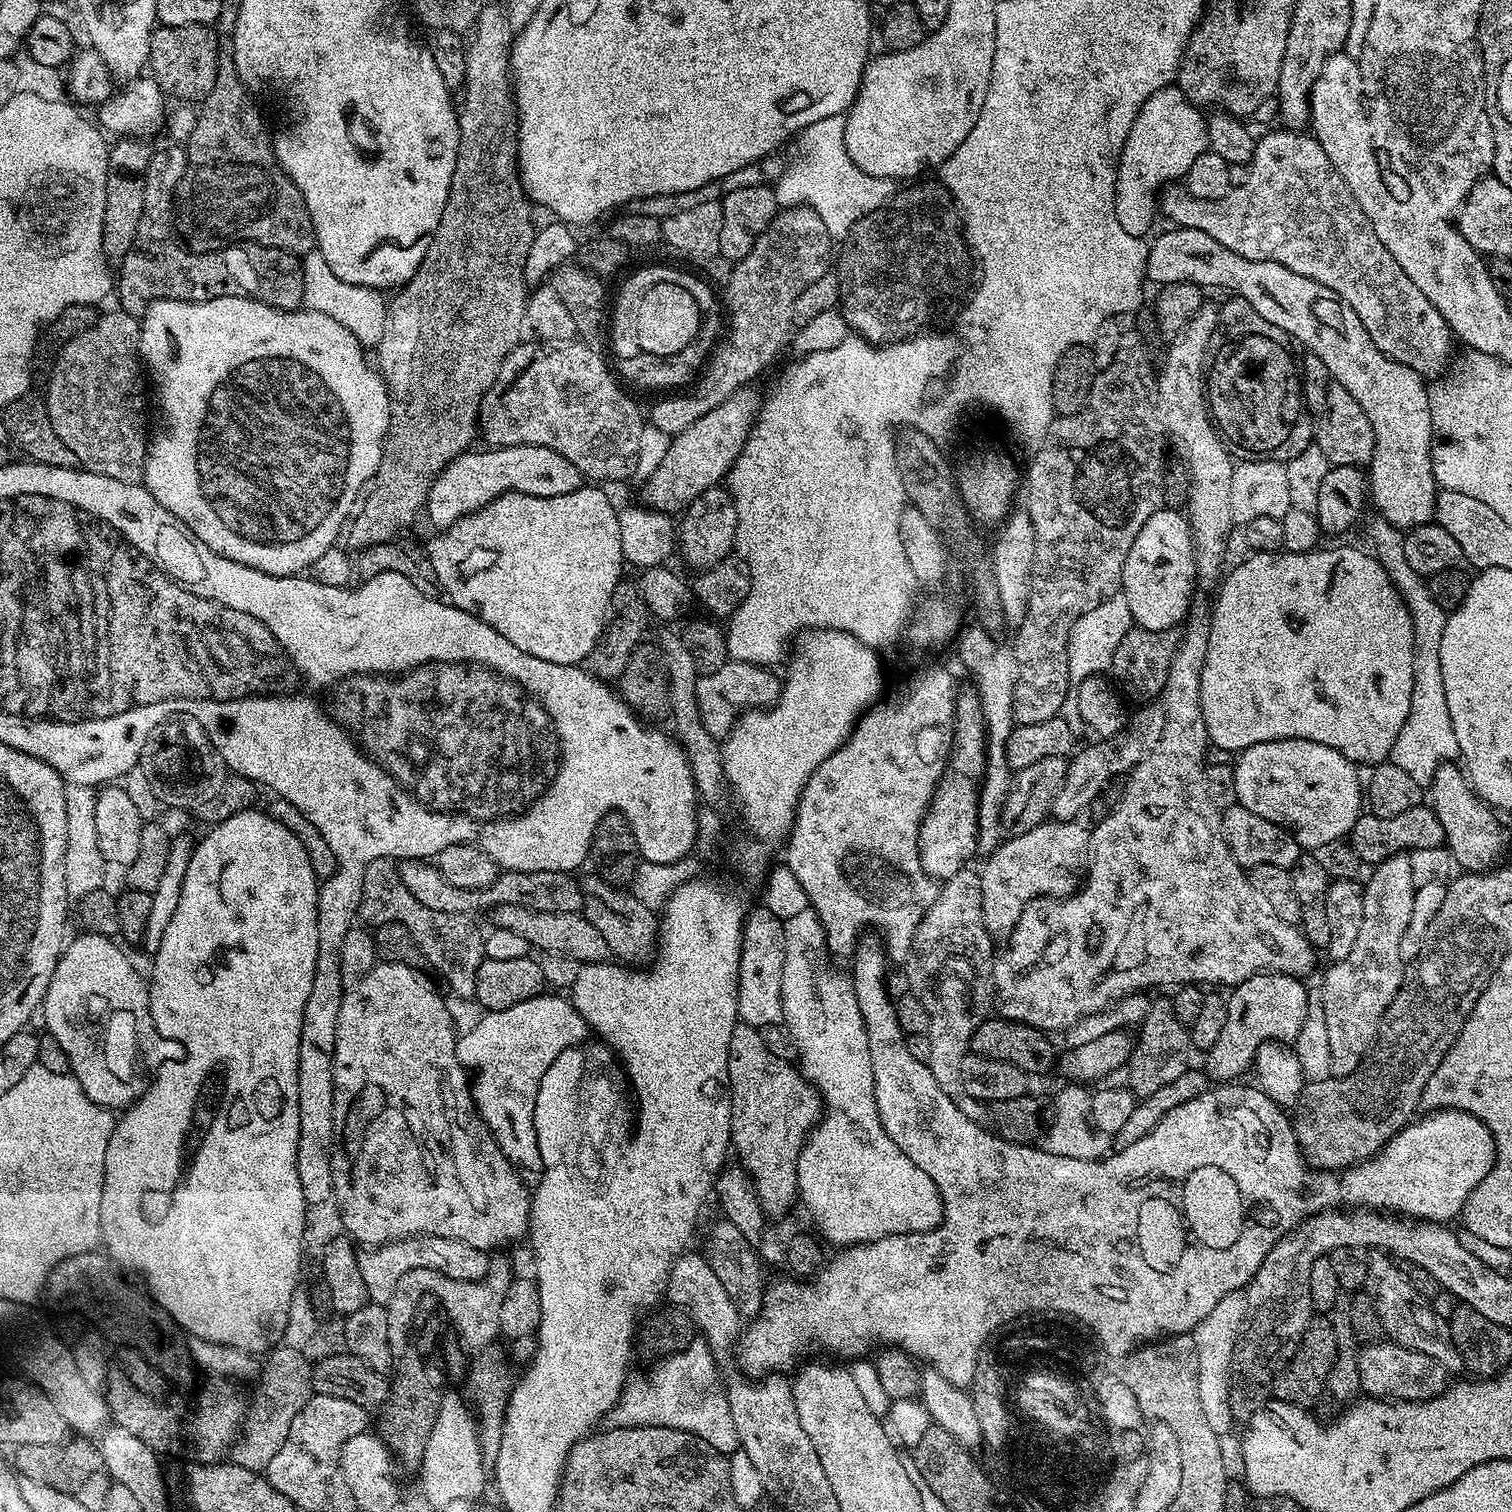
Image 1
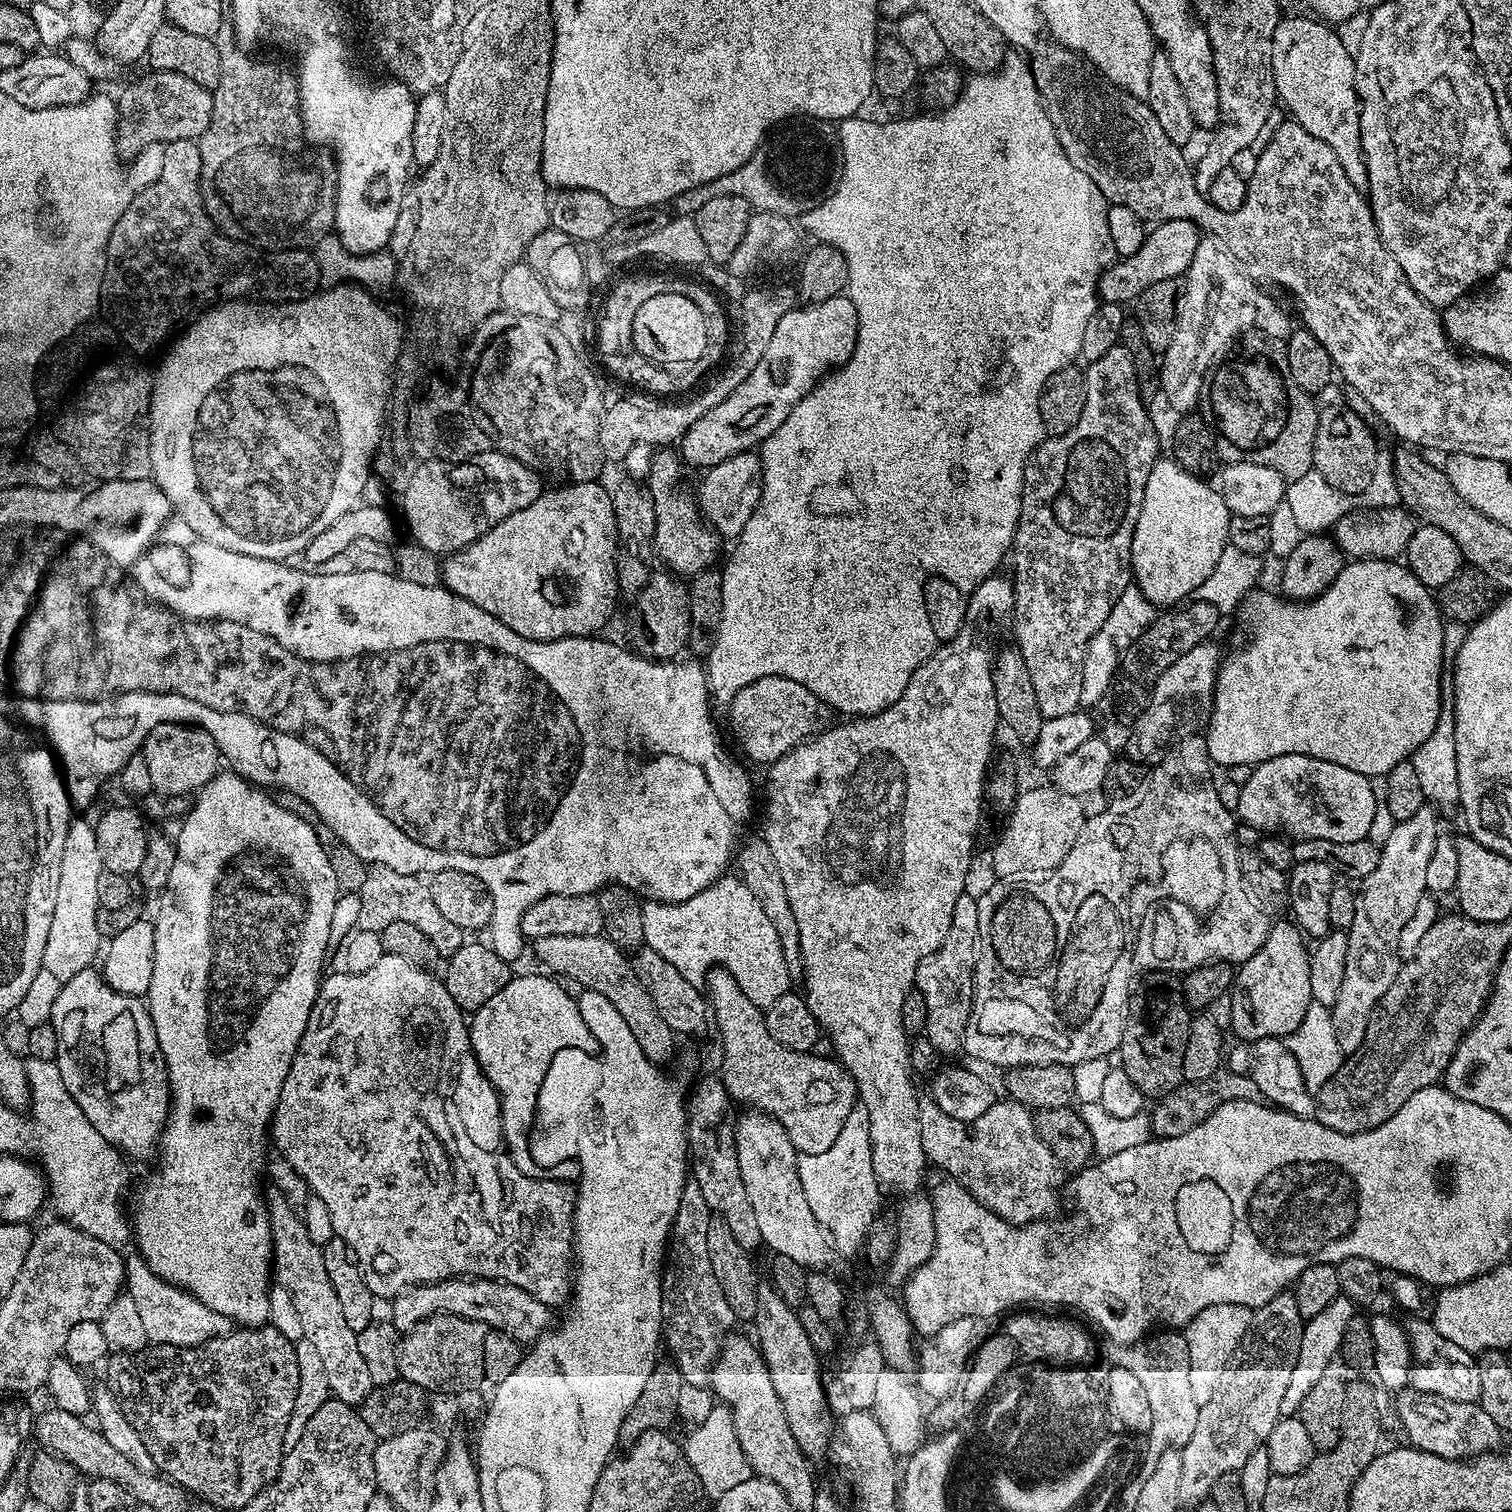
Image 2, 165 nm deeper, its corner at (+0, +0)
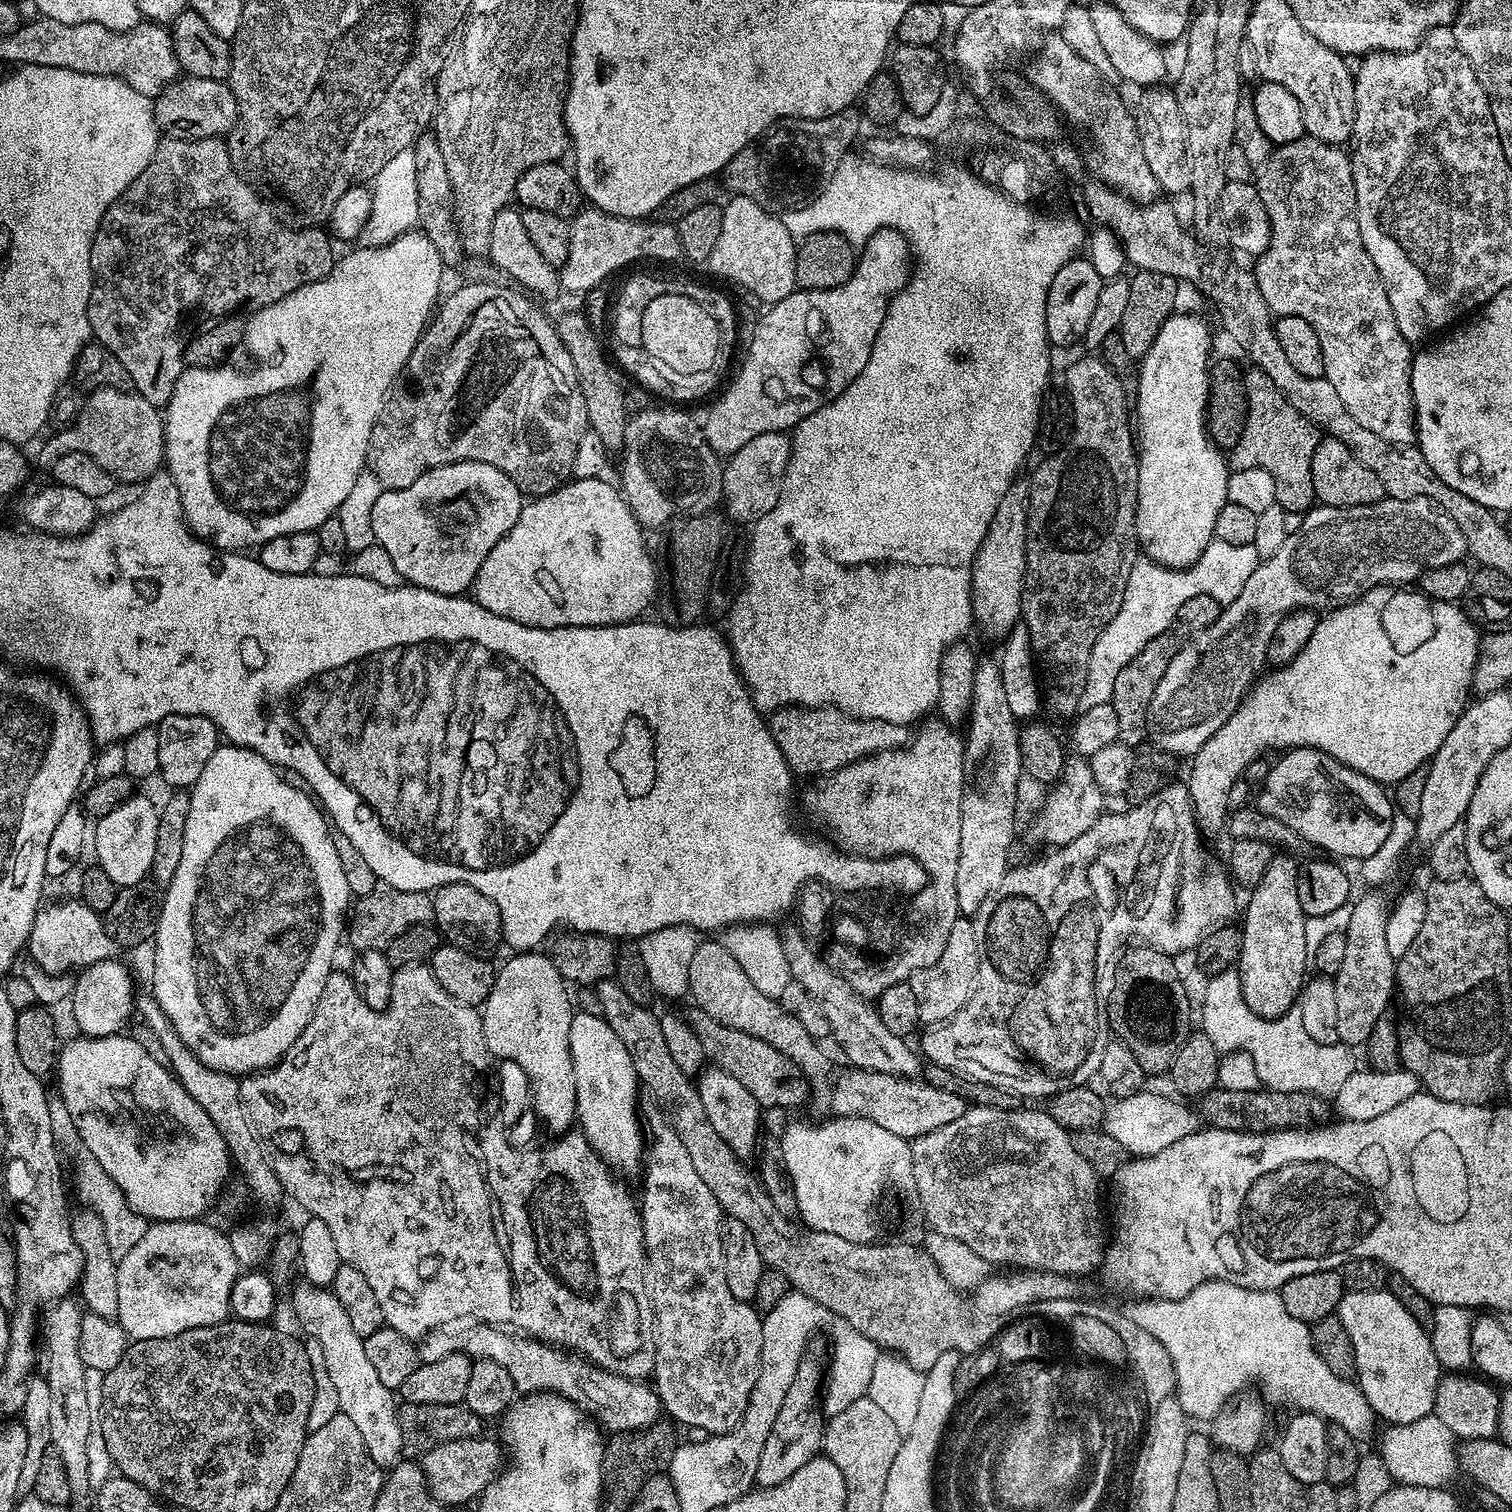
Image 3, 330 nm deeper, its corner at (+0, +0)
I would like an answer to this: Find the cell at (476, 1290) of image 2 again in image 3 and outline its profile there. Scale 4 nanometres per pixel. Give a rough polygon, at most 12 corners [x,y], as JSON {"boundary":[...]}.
{"boundary":[[477,1323],[418,1341],[421,1364],[461,1349],[521,1393],[565,1396],[608,1434],[661,1419],[651,1383]]}

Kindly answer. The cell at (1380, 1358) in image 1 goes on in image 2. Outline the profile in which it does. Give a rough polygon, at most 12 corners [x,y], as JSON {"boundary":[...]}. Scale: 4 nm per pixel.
{"boundary":[[1397,1396],[1411,1447],[1451,1460],[1501,1447],[1479,1402]]}

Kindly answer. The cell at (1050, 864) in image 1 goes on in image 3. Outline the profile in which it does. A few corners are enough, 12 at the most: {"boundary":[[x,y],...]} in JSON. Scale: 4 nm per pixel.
{"boundary":[[1069,755],[1032,820],[1053,849],[1105,815],[1087,756]]}

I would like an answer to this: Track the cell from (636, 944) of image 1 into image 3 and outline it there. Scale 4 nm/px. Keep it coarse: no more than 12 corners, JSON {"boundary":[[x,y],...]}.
{"boundary":[[686,1012],[705,1057],[761,1109],[800,1108],[810,1085],[770,1042]]}

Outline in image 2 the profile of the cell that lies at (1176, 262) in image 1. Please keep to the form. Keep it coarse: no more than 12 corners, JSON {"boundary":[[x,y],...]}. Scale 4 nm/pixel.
{"boundary":[[1188,219],[1159,221],[1137,254],[1105,268],[1103,303],[1133,303],[1184,276],[1201,237]]}

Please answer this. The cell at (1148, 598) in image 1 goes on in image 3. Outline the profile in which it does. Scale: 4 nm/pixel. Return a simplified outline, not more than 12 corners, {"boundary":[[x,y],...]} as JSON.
{"boundary":[[1173,314],[1139,361],[1136,539],[1189,568],[1228,503],[1212,336]]}

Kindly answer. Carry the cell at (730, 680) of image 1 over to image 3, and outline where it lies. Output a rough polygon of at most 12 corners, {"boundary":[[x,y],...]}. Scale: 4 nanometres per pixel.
{"boundary":[[831,706],[780,708],[768,729],[797,777],[902,748],[907,724]]}

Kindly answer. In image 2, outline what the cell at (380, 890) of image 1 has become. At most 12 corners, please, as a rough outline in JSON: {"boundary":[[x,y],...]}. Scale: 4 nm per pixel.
{"boundary":[[376,862],[358,893],[359,931],[418,926],[438,954],[466,943],[420,876]]}

